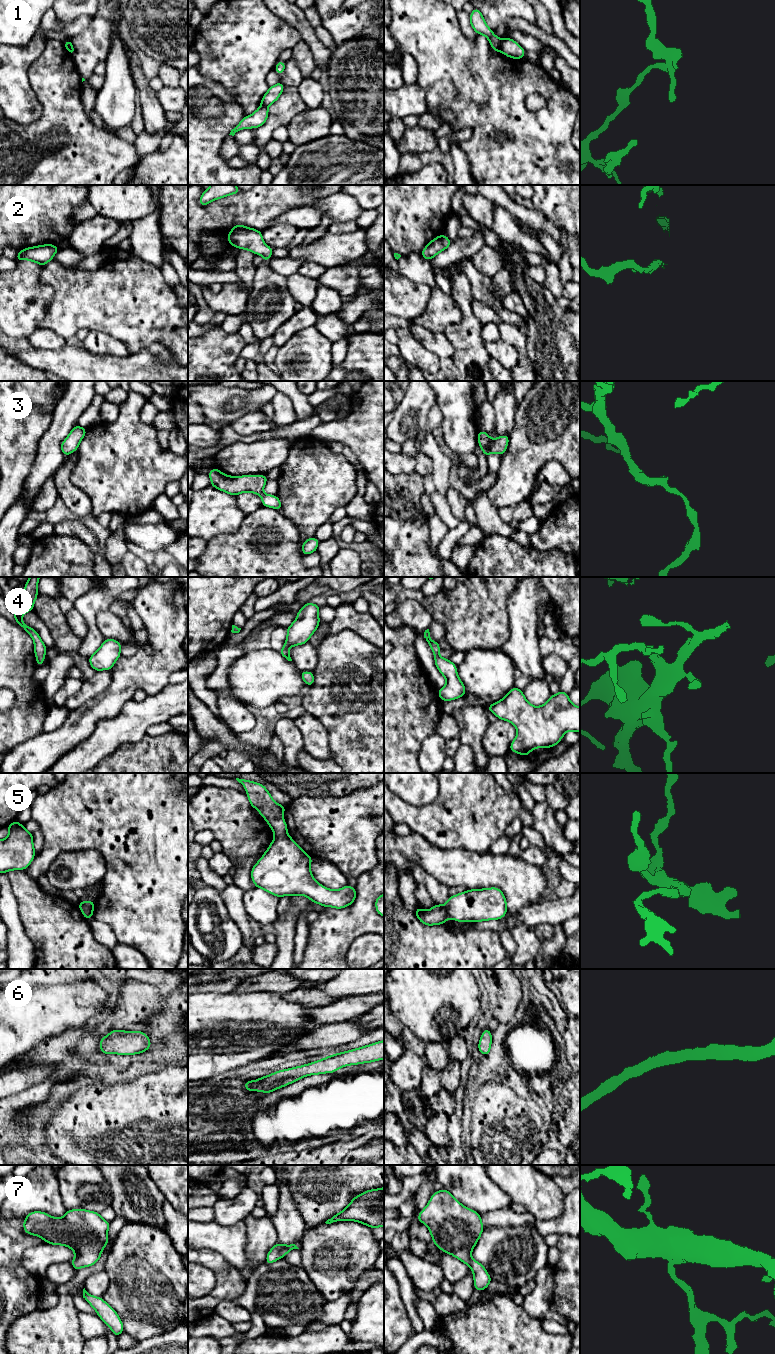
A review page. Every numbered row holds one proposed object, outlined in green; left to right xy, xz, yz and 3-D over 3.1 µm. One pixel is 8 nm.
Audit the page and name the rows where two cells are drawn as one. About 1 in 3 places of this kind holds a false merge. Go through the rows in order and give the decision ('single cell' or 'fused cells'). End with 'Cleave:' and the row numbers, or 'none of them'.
1: fused cells
2: single cell
3: single cell
4: single cell
5: fused cells
6: single cell
7: single cell
Cleave: 1, 5

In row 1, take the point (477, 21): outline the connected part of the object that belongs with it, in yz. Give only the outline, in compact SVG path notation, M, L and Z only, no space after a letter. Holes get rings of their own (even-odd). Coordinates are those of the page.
M475 7L470 13L470 25L477 34L484 35L488 38L490 46L496 51L501 51L502 39L495 36L493 31L488 27L481 11Z

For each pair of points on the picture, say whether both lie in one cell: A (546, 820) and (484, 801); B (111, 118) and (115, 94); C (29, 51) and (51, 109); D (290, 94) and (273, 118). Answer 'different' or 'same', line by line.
A: different
B: same
C: different
D: same

